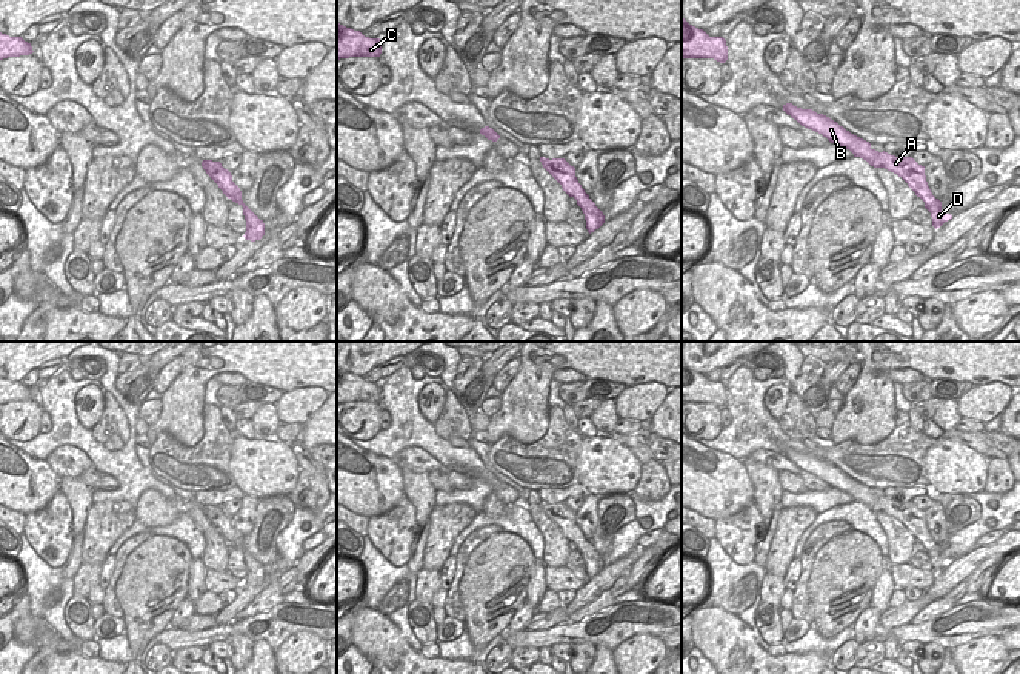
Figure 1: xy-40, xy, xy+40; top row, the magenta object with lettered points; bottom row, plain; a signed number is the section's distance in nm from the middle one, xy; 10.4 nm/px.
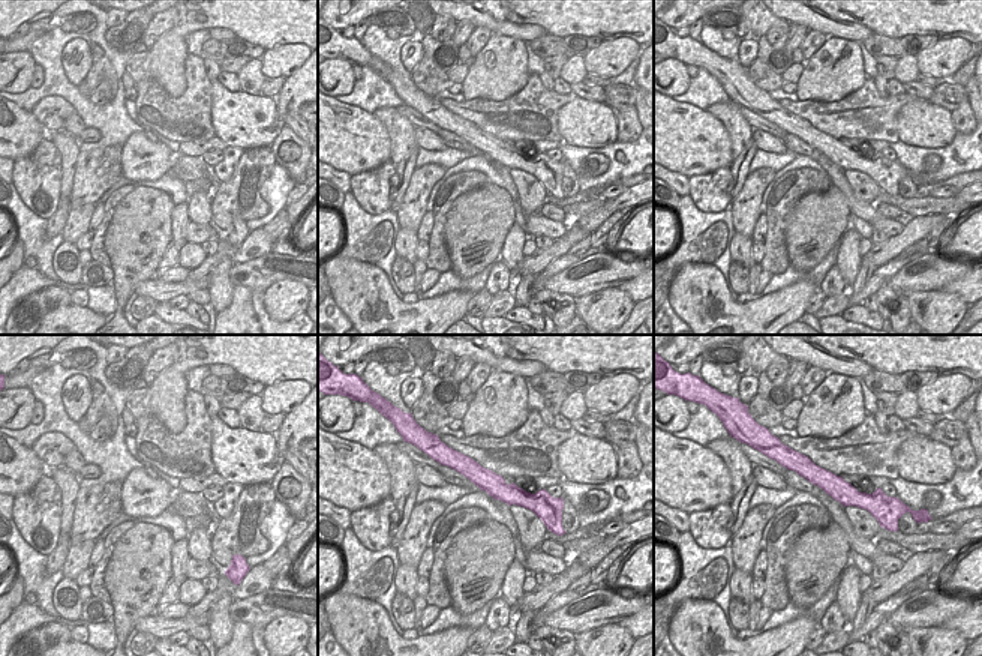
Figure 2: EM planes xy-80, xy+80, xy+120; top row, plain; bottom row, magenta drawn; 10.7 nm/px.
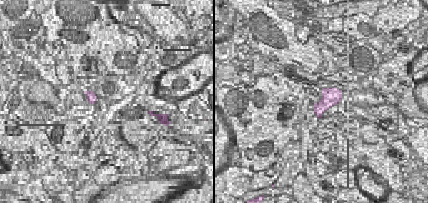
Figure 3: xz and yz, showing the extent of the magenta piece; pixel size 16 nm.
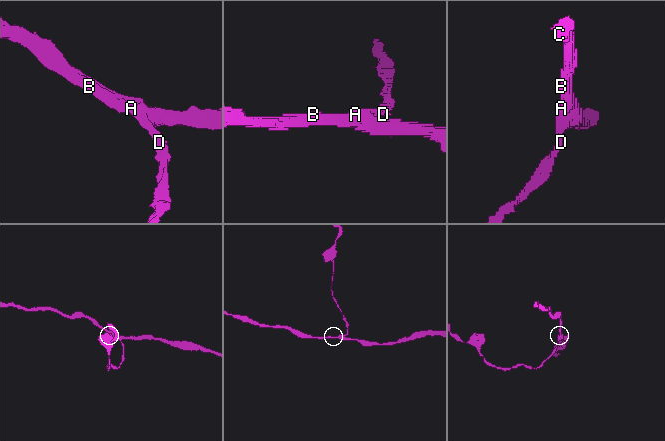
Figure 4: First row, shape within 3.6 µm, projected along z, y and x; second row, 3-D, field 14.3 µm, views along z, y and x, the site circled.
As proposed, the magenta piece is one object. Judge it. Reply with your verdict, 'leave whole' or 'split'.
leave whole

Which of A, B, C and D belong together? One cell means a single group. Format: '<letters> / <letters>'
A B C D

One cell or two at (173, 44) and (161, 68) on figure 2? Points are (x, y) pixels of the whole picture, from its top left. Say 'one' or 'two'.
one

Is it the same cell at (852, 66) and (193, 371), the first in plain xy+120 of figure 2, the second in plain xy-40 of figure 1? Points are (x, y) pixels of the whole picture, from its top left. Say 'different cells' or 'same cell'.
same cell

